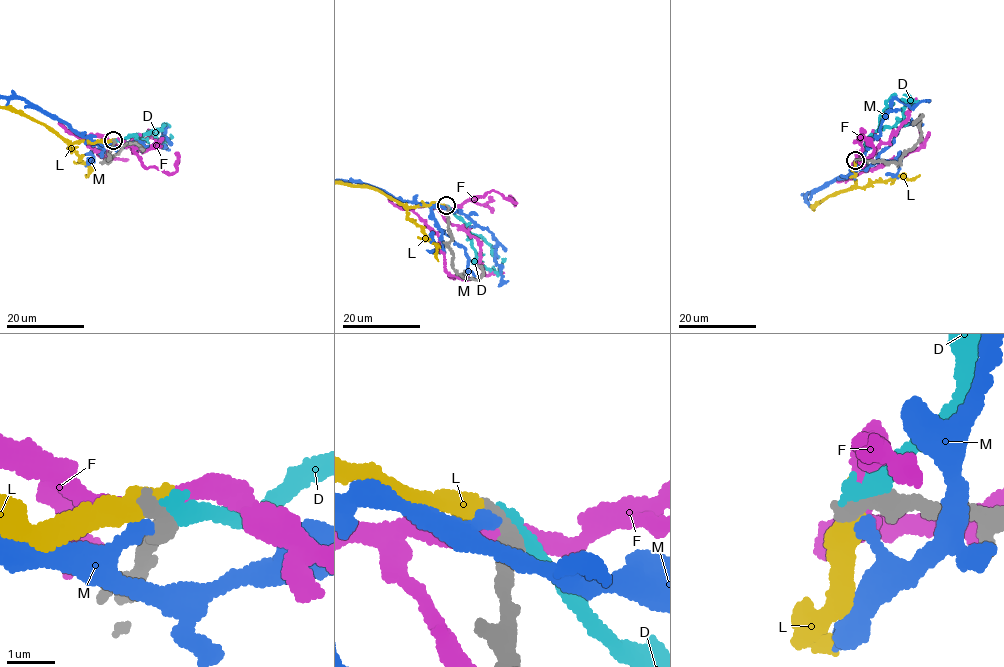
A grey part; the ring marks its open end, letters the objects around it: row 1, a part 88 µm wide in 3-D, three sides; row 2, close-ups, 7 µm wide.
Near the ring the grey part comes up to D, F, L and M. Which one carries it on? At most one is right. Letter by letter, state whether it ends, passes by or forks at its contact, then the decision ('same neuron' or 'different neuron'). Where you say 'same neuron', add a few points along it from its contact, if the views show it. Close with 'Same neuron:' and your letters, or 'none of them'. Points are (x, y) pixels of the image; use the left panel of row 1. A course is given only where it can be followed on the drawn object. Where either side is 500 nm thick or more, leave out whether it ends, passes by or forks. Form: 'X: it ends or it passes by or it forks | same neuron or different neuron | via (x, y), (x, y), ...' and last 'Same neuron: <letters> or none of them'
D: it ends | different neuron
F: it passes by | different neuron
L: different neuron
M: it ends | different neuron
Same neuron: none of them

